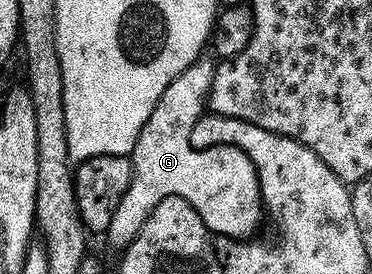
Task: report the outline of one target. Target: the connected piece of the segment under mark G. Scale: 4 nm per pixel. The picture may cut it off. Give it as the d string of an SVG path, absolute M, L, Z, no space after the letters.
M207 57L195 59L170 85L166 85L166 93L158 97L158 105L154 105L154 113L146 117L146 125L142 125L142 133L138 133L138 141L134 141L134 149L130 156L132 160L132 176L130 177L130 189L122 193L122 201L118 201L118 209L114 209L114 217L110 221L106 238L112 247L123 249L129 247L138 237L142 225L154 213L154 209L164 199L175 195L182 201L189 203L202 217L202 221L208 226L213 235L223 237L225 240L247 240L247 235L252 235L260 227L260 222L266 219L264 198L260 192L260 182L254 161L242 149L237 147L195 147L190 145L190 133L200 116L205 114L208 94L214 81L216 63Z

